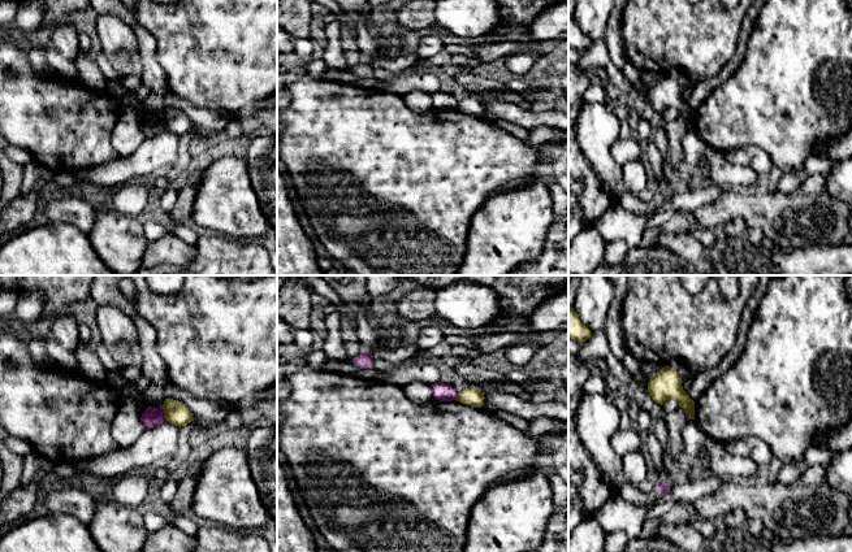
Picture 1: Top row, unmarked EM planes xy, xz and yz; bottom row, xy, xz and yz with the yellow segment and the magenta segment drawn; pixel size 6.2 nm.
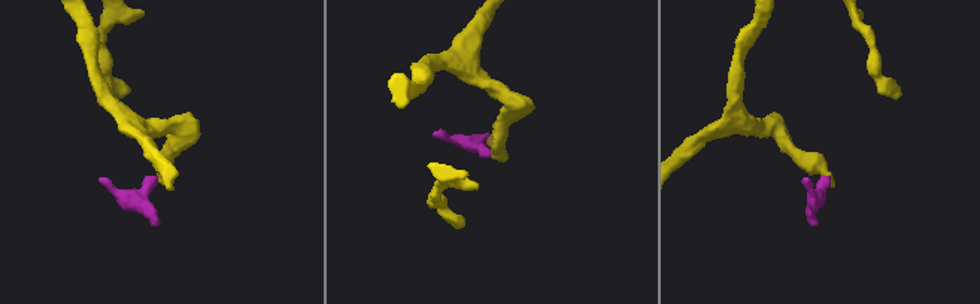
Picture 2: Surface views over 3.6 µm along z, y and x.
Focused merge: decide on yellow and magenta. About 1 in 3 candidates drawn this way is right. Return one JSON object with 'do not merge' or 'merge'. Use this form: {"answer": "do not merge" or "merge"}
{"answer": "do not merge"}

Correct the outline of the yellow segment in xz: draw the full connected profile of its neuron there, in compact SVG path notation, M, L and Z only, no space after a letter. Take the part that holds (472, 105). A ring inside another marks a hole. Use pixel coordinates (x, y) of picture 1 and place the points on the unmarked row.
M470 95L468 97L458 101L455 109L466 114L481 117L484 114L484 101L475 95Z

